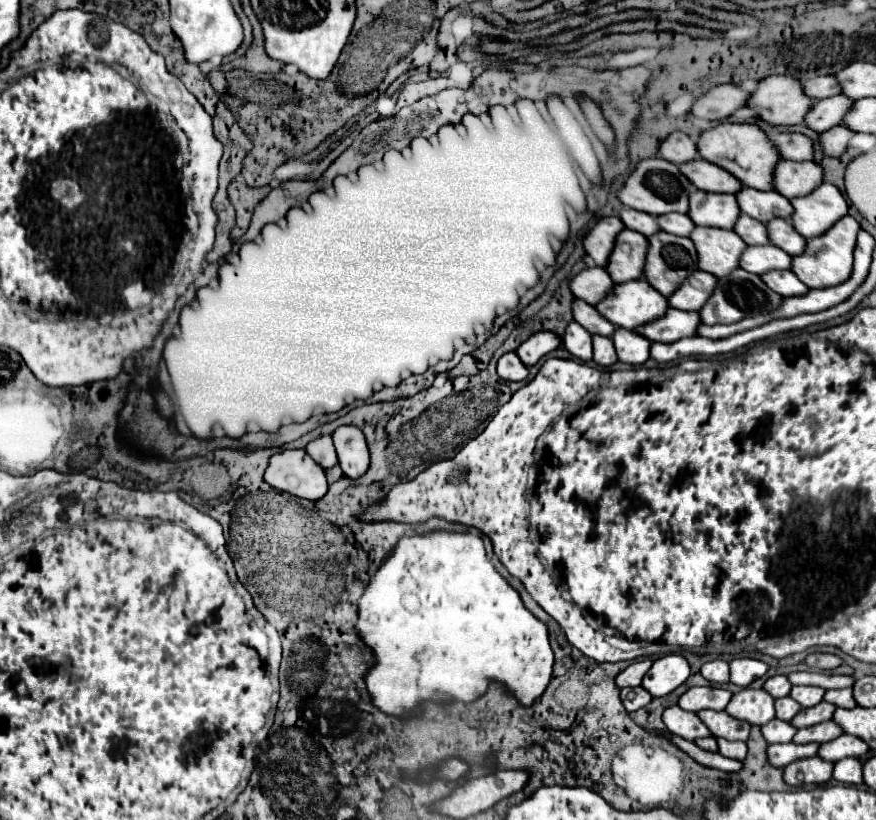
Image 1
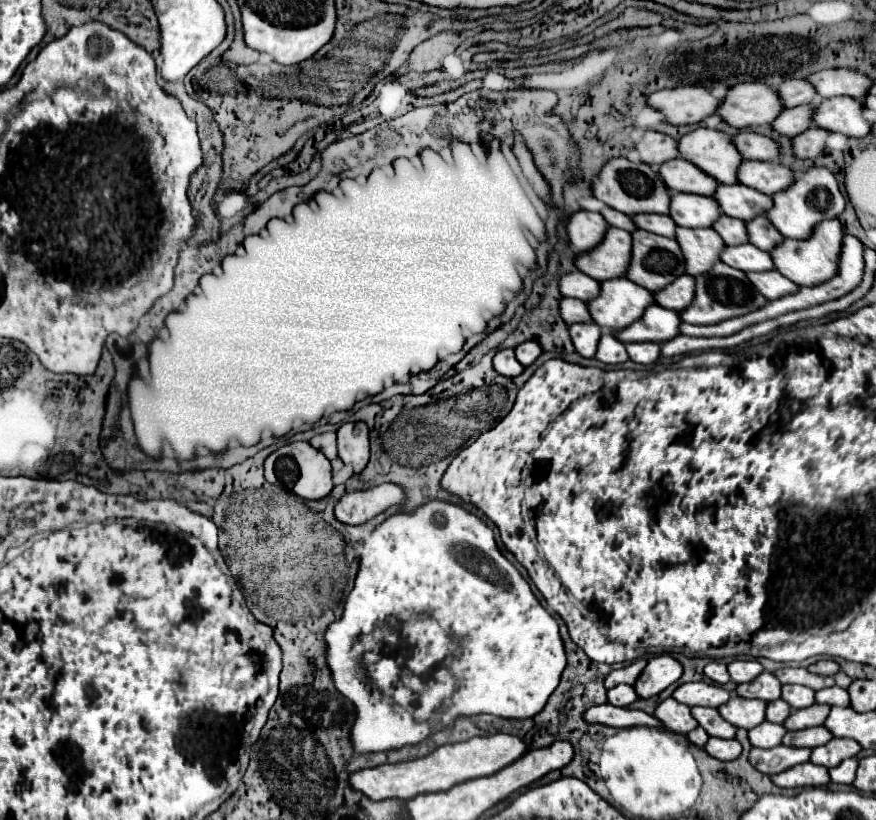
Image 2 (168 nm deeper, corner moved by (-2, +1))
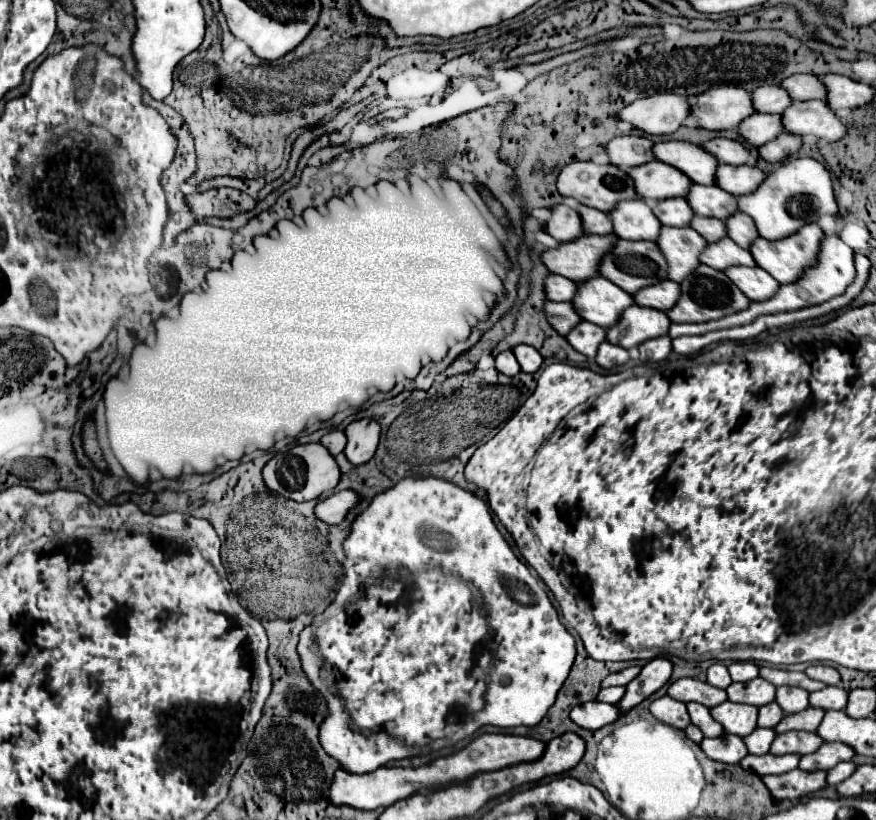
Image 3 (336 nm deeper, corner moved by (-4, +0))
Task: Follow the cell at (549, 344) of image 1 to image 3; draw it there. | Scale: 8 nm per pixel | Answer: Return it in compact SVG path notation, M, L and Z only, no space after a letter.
M517 345L513 349L513 353L521 365L521 371L525 371L525 373L535 373L543 363L543 357L539 355L539 351L529 345Z

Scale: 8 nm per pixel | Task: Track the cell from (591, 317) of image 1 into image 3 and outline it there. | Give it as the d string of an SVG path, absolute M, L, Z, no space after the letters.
M545 301L543 303L543 311L549 319L549 325L559 333L559 335L567 335L571 331L571 327L575 327L581 319L575 313L575 309L571 307L571 303L553 303L553 301Z

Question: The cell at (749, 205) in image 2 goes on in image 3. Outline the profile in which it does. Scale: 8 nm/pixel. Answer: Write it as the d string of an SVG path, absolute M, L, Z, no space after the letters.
M691 185L687 191L687 203L695 215L727 219L737 209L737 199L717 185Z

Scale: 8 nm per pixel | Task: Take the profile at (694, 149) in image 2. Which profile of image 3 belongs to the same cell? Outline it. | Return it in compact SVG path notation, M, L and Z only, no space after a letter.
M685 141L655 143L653 155L657 161L683 171L693 183L699 185L715 183L715 169L719 161L701 147L697 147L695 143L685 143Z

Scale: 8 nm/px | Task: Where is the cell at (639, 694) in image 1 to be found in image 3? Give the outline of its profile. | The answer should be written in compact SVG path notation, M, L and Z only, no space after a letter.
M607 687L607 689L601 689L599 695L597 695L597 701L603 701L603 703L611 703L615 705L625 693L625 687Z

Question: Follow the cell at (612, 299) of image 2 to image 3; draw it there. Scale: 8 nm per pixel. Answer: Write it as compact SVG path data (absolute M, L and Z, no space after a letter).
M595 275L579 283L579 291L575 291L571 303L583 321L609 329L619 321L621 313L633 305L633 297L611 281Z

